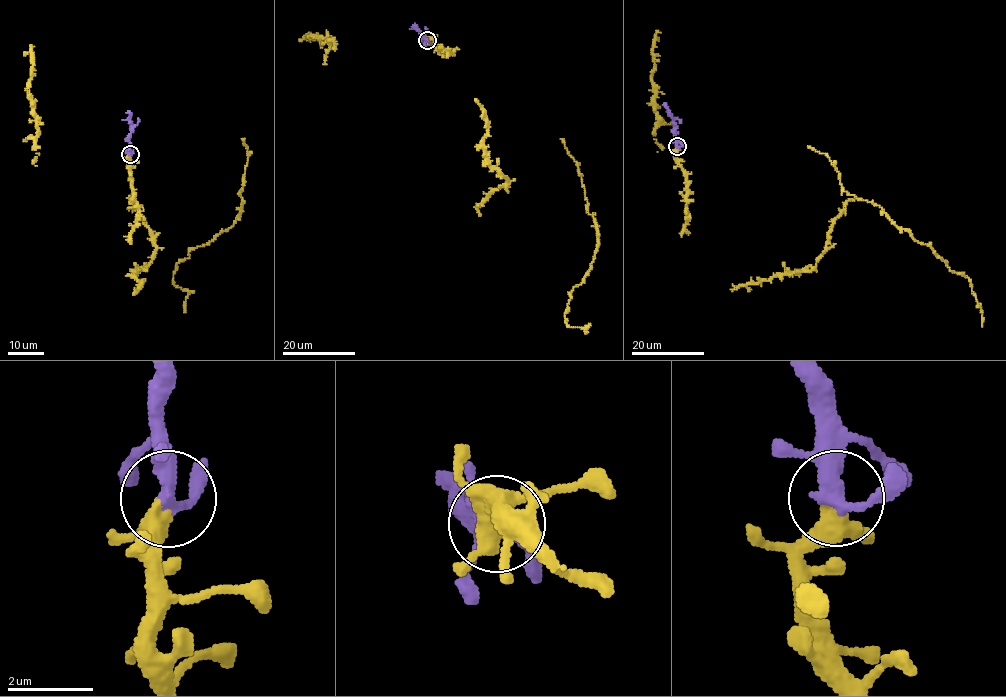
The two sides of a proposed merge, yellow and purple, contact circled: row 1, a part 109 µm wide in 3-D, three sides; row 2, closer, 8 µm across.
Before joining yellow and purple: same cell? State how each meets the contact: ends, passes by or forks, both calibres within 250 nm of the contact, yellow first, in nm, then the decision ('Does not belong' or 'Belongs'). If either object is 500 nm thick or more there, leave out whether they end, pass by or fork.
At the ring yellow passes by. At the ring purple passes by. Thickness 320 nm (yellow) against 360 nm. Belongs

